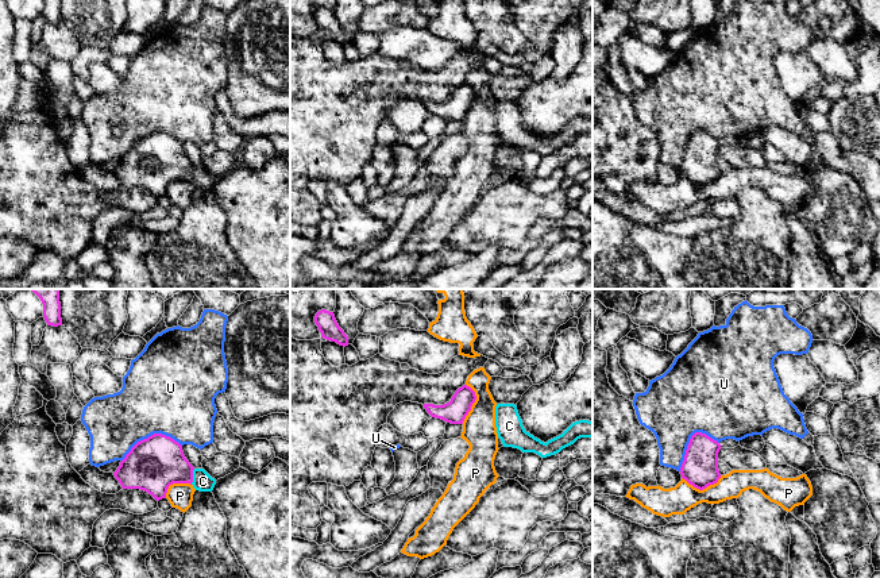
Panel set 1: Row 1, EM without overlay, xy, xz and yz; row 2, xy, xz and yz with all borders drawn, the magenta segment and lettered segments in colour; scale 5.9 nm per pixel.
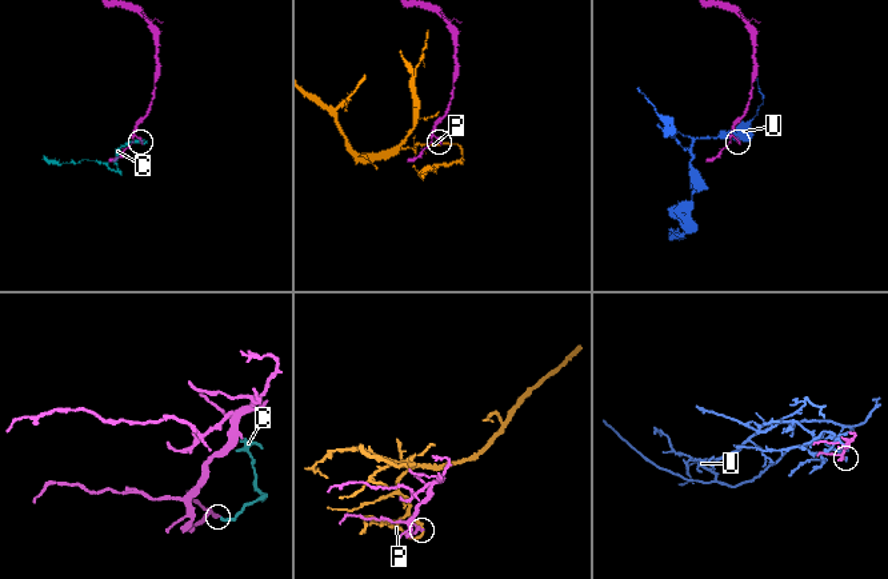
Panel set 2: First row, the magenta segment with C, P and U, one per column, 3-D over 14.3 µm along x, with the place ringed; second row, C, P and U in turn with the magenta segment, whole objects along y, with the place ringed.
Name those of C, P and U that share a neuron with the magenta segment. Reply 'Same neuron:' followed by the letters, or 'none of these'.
Same neuron: C

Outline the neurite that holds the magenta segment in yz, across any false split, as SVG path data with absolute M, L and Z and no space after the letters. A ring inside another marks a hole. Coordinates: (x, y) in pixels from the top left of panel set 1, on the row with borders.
M695 432L686 450L680 467L682 478L694 488L703 490L721 478L718 452L721 444L702 432Z

